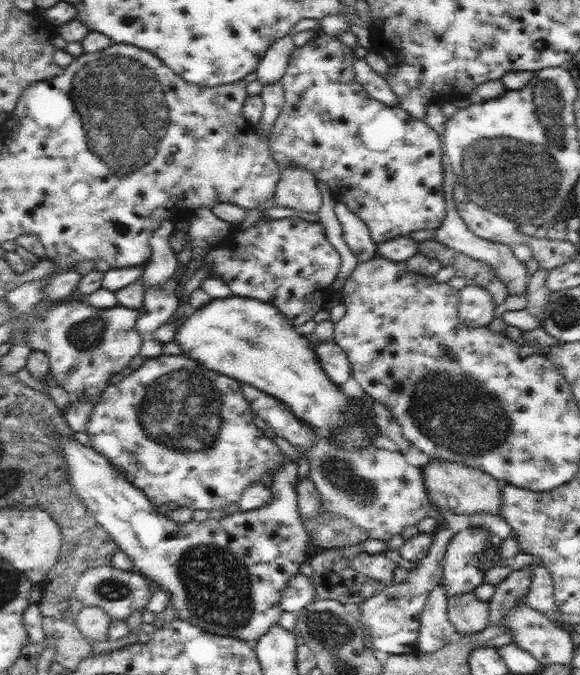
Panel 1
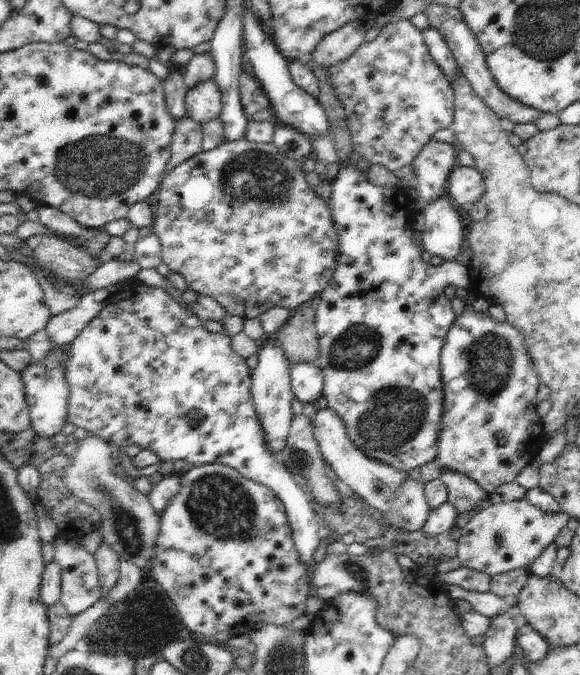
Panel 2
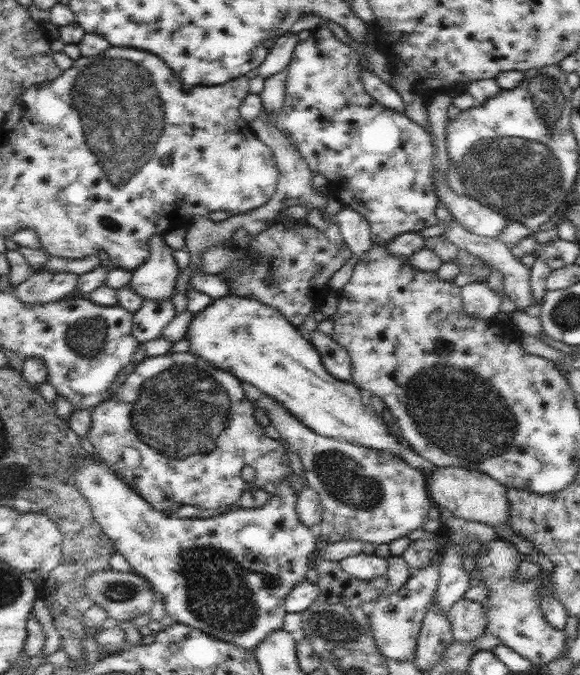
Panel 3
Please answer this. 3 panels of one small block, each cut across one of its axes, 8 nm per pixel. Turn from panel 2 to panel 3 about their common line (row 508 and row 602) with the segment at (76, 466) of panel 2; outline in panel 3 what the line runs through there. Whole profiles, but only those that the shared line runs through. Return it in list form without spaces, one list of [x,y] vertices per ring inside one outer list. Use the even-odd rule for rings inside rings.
[[[101,570],[91,574],[91,578],[85,584],[87,596],[95,602],[95,606],[105,608],[107,618],[115,622],[129,622],[135,620],[141,614],[147,614],[155,602],[155,592],[151,588],[151,582],[143,576],[137,576],[135,572],[117,572],[117,570]]]

